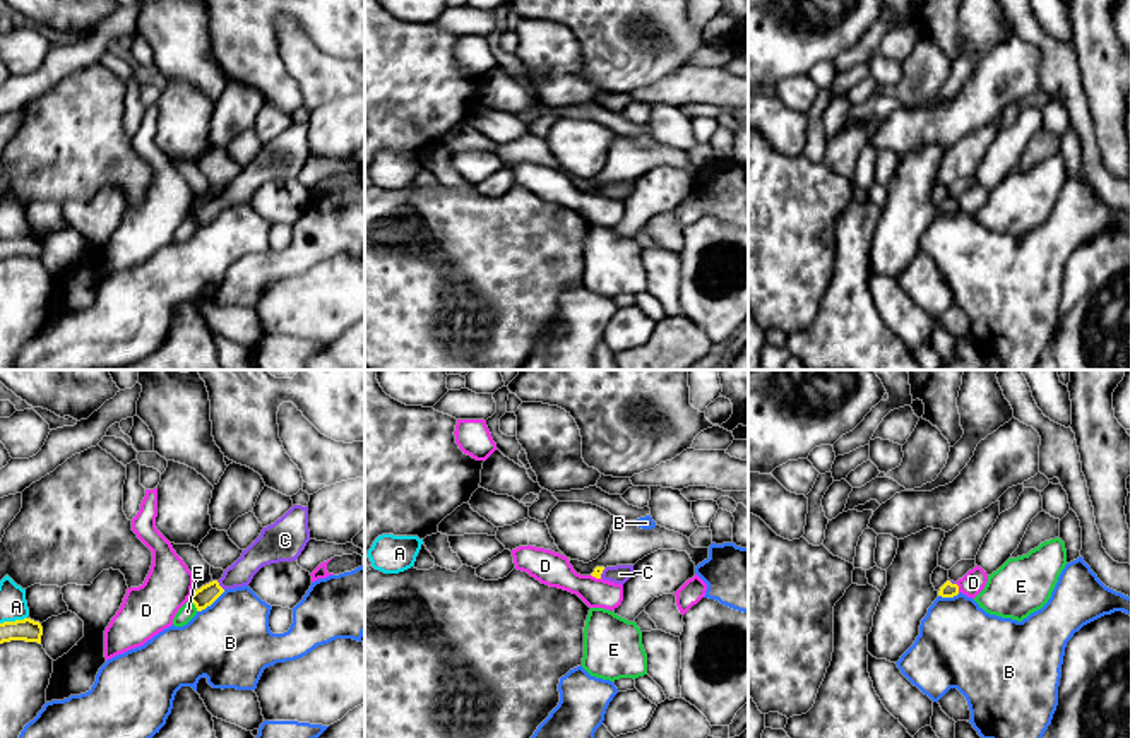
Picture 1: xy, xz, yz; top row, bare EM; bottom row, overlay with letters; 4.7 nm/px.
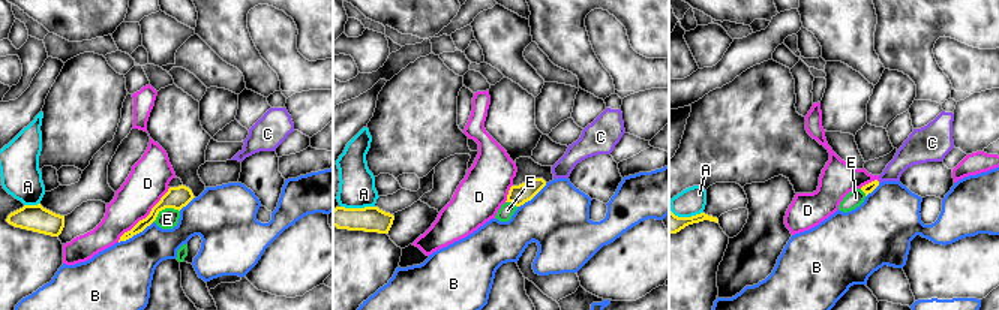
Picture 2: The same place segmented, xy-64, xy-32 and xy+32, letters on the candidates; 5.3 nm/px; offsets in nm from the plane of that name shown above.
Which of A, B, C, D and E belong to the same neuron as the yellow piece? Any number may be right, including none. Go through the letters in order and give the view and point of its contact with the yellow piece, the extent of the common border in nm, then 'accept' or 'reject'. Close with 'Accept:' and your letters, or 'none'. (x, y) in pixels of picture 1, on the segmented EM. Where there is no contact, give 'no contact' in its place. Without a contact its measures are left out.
A: meets yellow in xy at (12, 622); contact 130 nm long; reject
B: meets yellow in xy at (211, 603); contact 170 nm long; reject
C: meets yellow in xy at (220, 586); contact 60 nm long; accept
D: meets yellow in xy at (190, 596); contact 50 nm long; reject
E: meets yellow in xy at (194, 603); contact 70 nm long; reject
Accept: C

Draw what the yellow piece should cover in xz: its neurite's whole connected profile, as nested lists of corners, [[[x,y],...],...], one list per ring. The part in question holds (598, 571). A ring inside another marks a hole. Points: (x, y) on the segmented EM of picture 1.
[[[633,565],[596,567],[591,575],[623,586],[633,575]]]

